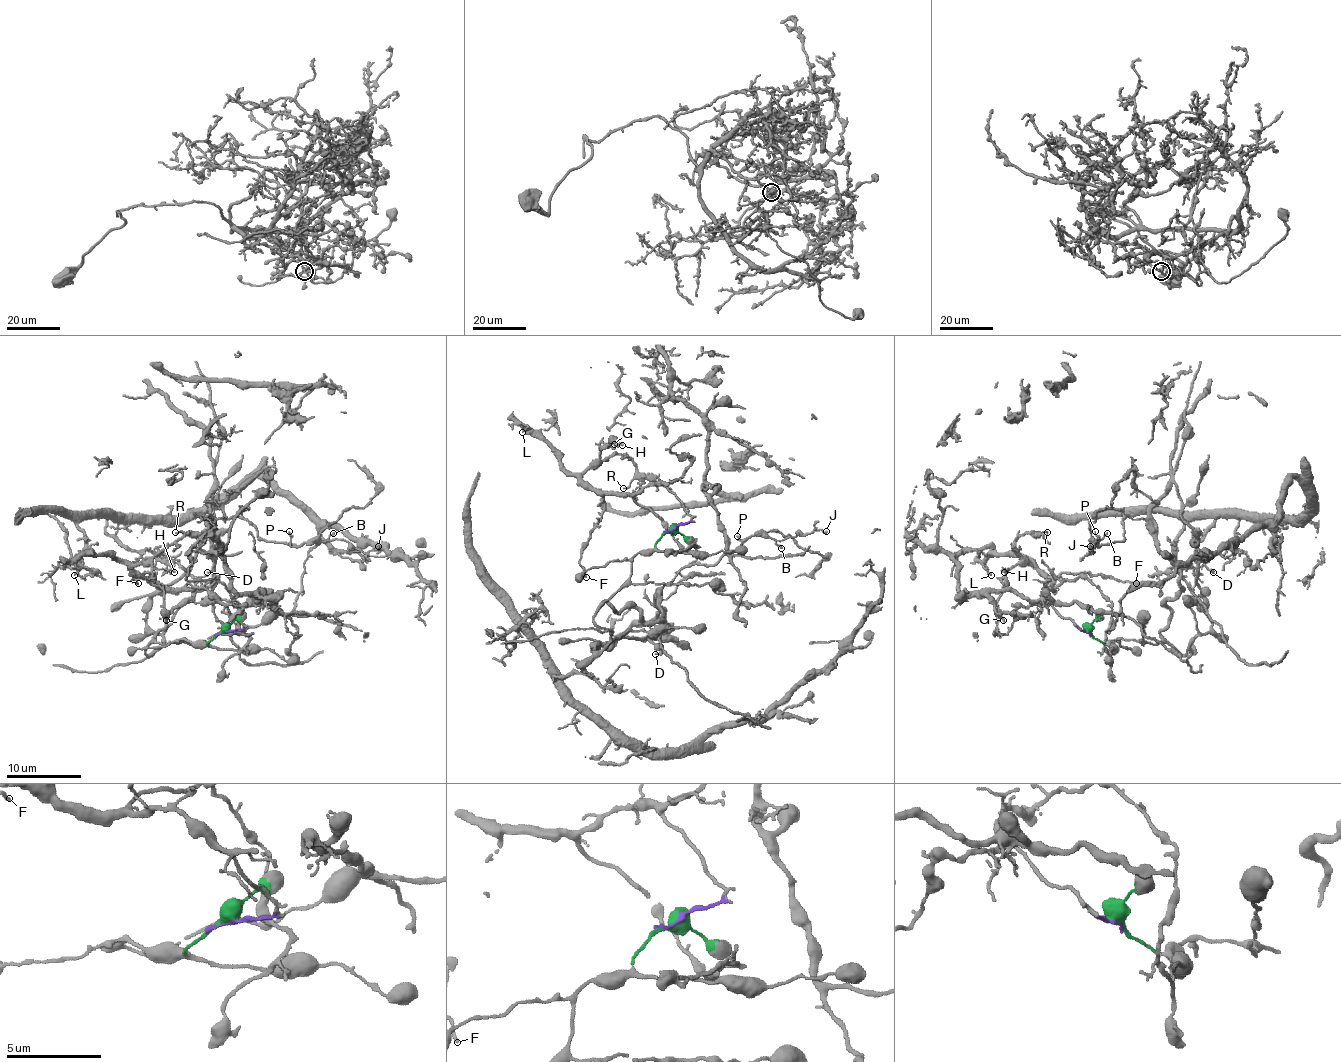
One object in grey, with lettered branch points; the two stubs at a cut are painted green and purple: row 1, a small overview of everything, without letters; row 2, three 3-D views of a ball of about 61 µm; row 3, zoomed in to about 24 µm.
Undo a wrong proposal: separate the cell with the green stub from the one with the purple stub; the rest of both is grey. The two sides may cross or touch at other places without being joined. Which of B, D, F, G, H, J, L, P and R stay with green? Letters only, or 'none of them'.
B, D, J, P

